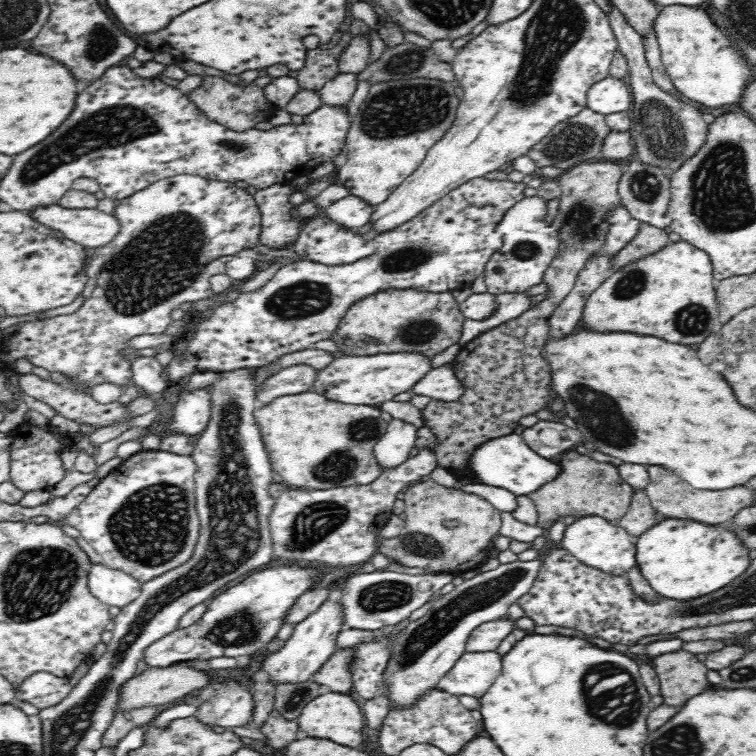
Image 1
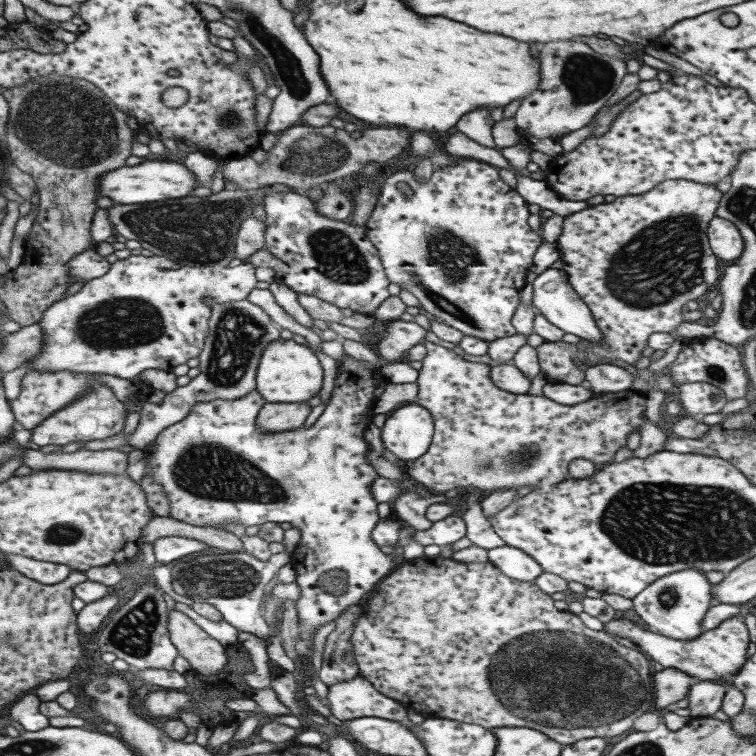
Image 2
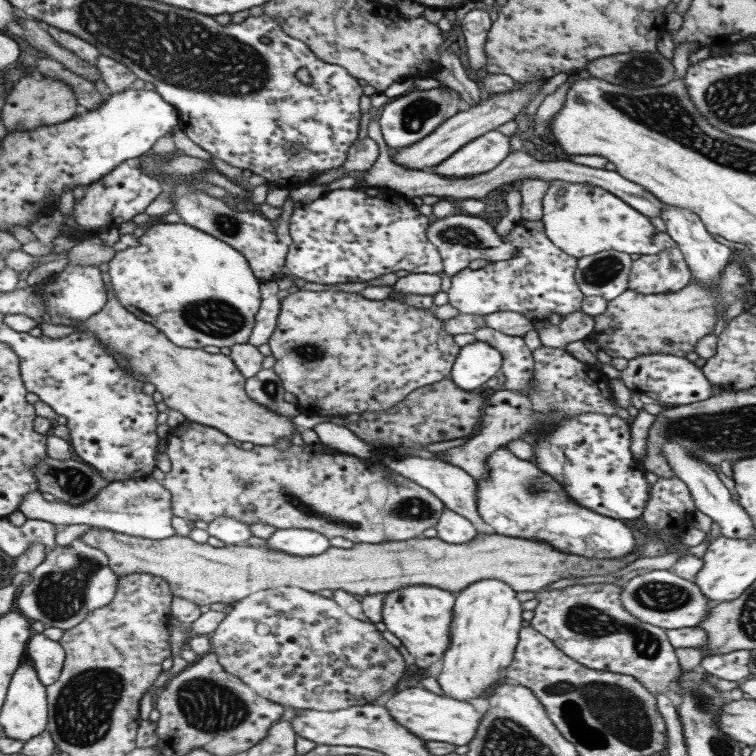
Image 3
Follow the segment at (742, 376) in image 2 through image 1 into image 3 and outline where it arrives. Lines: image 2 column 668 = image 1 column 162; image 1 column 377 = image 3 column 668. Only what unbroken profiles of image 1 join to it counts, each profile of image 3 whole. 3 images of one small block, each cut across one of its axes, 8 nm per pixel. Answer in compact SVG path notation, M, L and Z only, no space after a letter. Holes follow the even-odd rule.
M656 230L656 242L662 245L661 252L651 255L641 255L631 264L628 275L627 288L641 293L642 295L665 294L667 292L677 292L683 286L691 282L691 274L682 260L683 256L676 244L673 243L664 233L658 234Z

